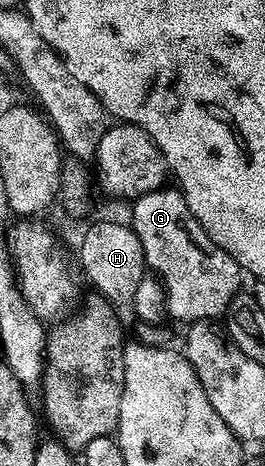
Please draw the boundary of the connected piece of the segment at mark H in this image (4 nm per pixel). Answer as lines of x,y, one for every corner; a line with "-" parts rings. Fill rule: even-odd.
107,219
104,223
95,223
83,235
79,243
79,263
92,283
94,290
111,302
116,309
130,308
137,293
137,285
143,280
147,262
141,249
137,233
126,222
114,223

